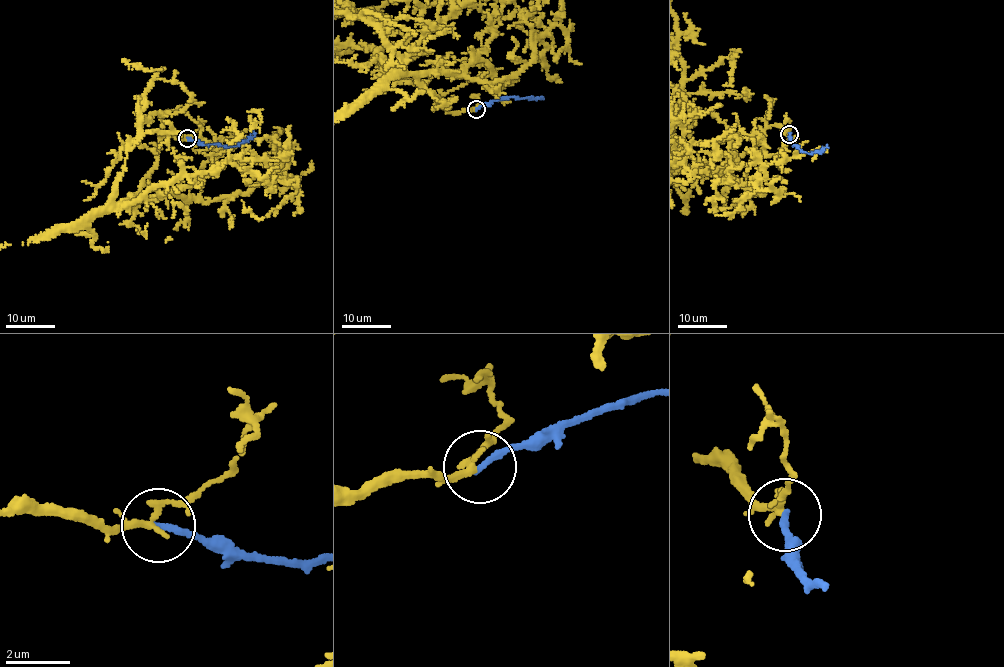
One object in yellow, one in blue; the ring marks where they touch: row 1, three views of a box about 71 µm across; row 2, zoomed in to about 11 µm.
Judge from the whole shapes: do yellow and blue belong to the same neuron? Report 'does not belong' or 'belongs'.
belongs

